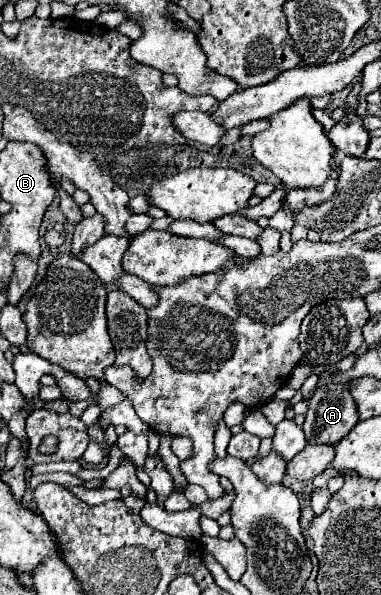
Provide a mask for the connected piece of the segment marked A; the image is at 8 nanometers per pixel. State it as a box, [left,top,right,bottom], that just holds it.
[302,386,356,444]

